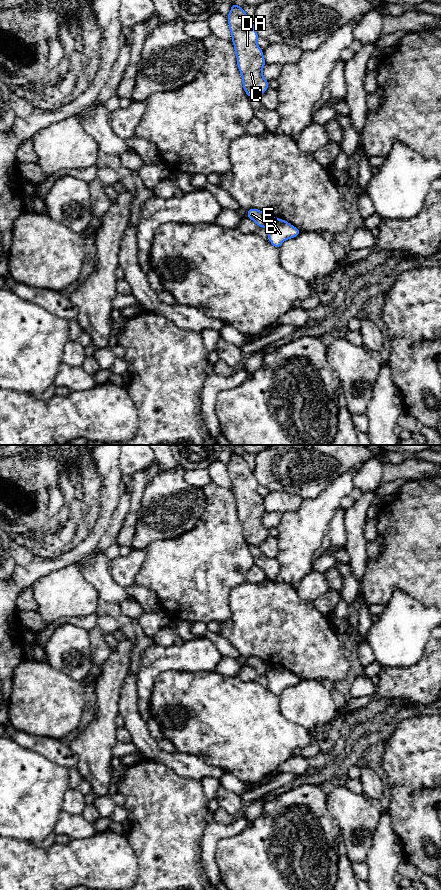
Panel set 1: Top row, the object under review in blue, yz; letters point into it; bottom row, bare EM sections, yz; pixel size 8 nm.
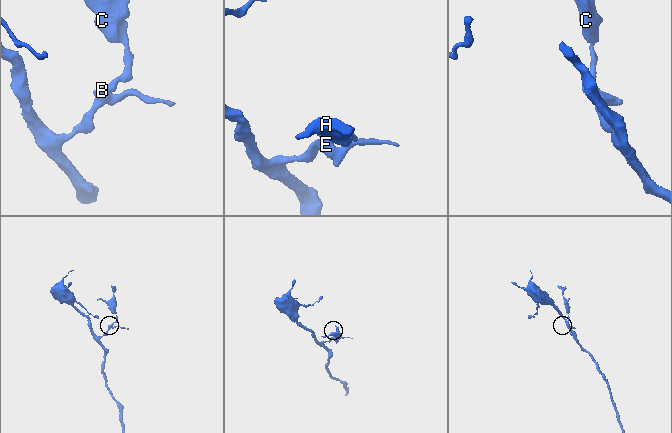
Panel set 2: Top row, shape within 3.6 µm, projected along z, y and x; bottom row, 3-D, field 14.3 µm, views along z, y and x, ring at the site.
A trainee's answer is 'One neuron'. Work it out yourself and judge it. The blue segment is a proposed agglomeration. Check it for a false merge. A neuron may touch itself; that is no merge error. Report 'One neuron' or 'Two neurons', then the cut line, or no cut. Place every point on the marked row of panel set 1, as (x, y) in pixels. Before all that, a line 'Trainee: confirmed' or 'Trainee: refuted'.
Trainee: refuted
Two neurons. Split along yz (267, 216), (265, 226)

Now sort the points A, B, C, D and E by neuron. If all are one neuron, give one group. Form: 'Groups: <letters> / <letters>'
Groups: A B C D / E

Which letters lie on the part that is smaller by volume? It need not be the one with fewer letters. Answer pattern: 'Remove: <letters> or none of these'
Remove: A, B, C, D

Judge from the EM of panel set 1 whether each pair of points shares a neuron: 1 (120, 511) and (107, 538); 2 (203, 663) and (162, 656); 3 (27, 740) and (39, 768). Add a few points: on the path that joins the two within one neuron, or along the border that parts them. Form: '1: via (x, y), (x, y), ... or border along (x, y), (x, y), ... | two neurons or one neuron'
1: via (118, 518), (113, 531) | one neuron
2: via (193, 657), (172, 657) | one neuron
3: border along (11, 738), (21, 746), (41, 753), (52, 761) | two neurons

